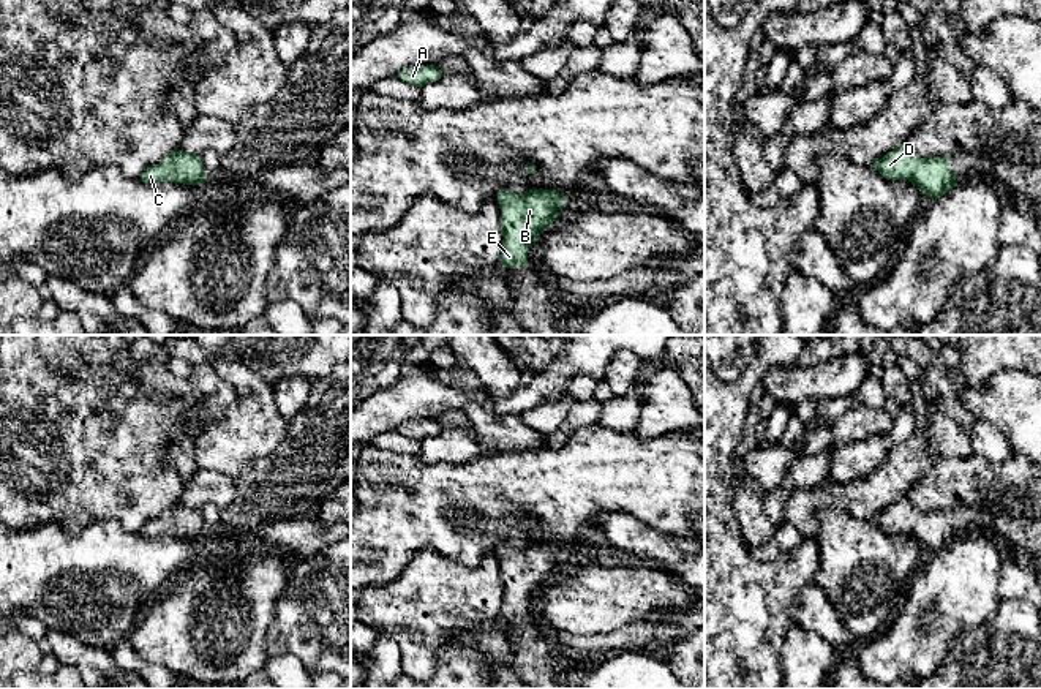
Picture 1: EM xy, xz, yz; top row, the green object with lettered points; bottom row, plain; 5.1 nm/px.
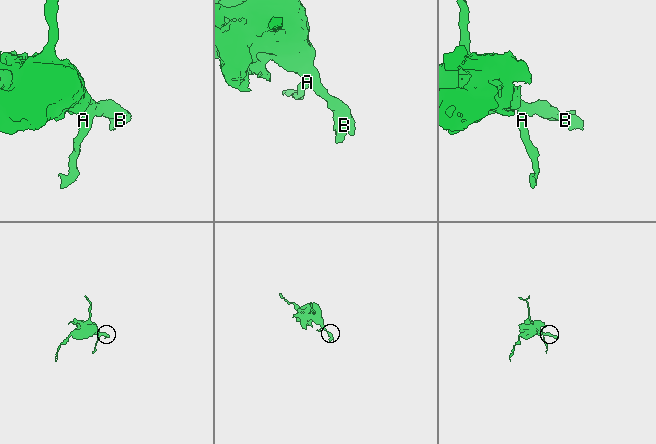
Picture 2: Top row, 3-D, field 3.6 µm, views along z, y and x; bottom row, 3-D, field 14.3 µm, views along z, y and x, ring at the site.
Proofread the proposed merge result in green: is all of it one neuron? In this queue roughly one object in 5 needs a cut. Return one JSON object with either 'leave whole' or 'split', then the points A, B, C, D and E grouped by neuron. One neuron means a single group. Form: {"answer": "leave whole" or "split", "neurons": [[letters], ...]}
{"answer": "leave whole", "neurons": [["A", "B", "C", "D", "E"]]}

